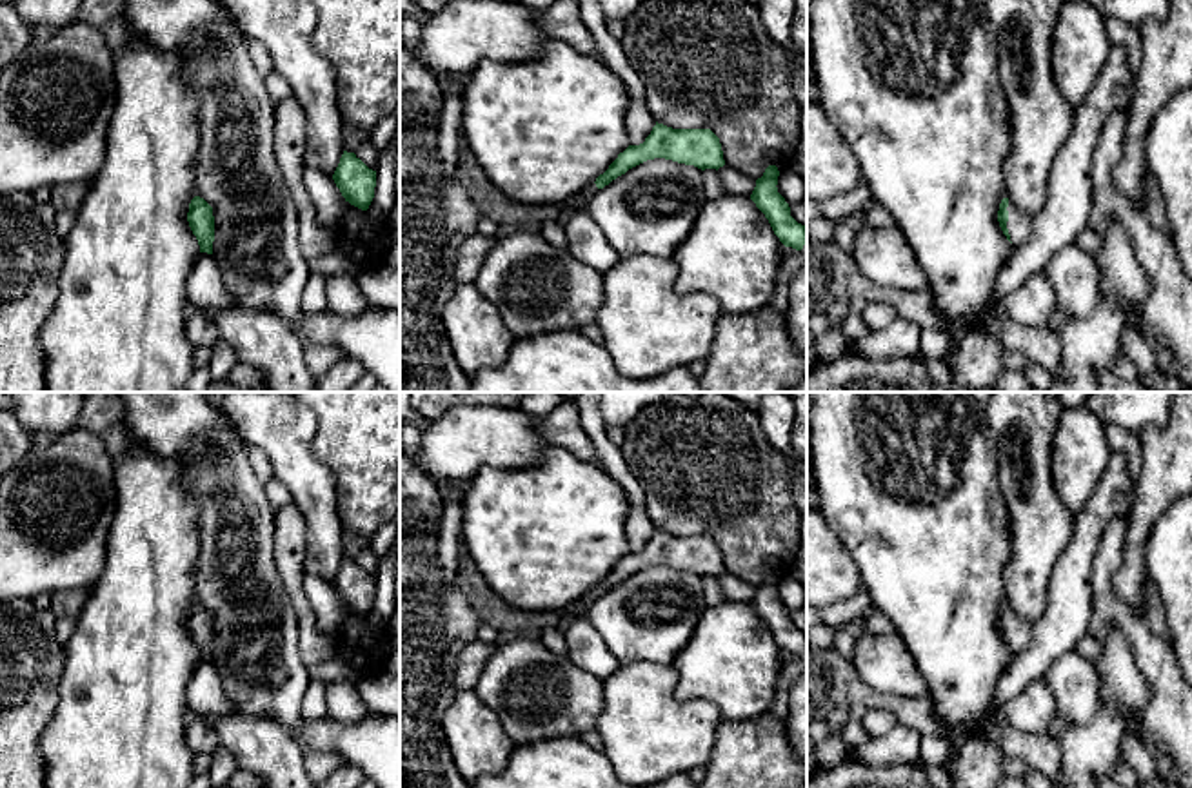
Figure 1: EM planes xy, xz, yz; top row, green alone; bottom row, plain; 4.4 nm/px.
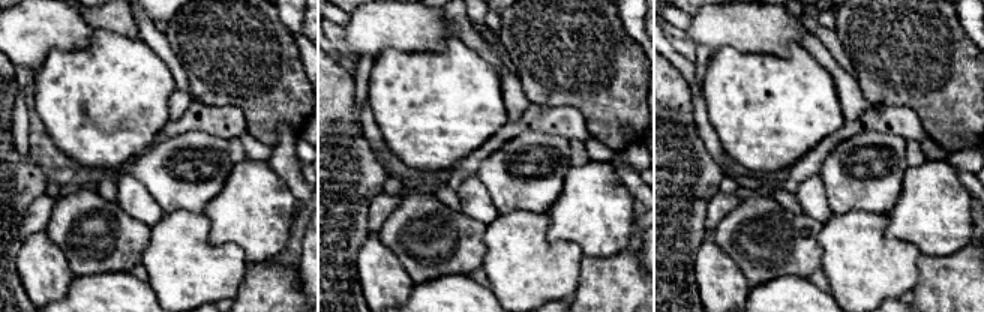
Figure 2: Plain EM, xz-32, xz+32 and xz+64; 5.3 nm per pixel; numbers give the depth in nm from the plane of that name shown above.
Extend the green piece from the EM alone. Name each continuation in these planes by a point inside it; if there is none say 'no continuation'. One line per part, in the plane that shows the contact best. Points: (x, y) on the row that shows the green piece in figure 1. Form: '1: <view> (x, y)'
1: yz (1020, 226)

